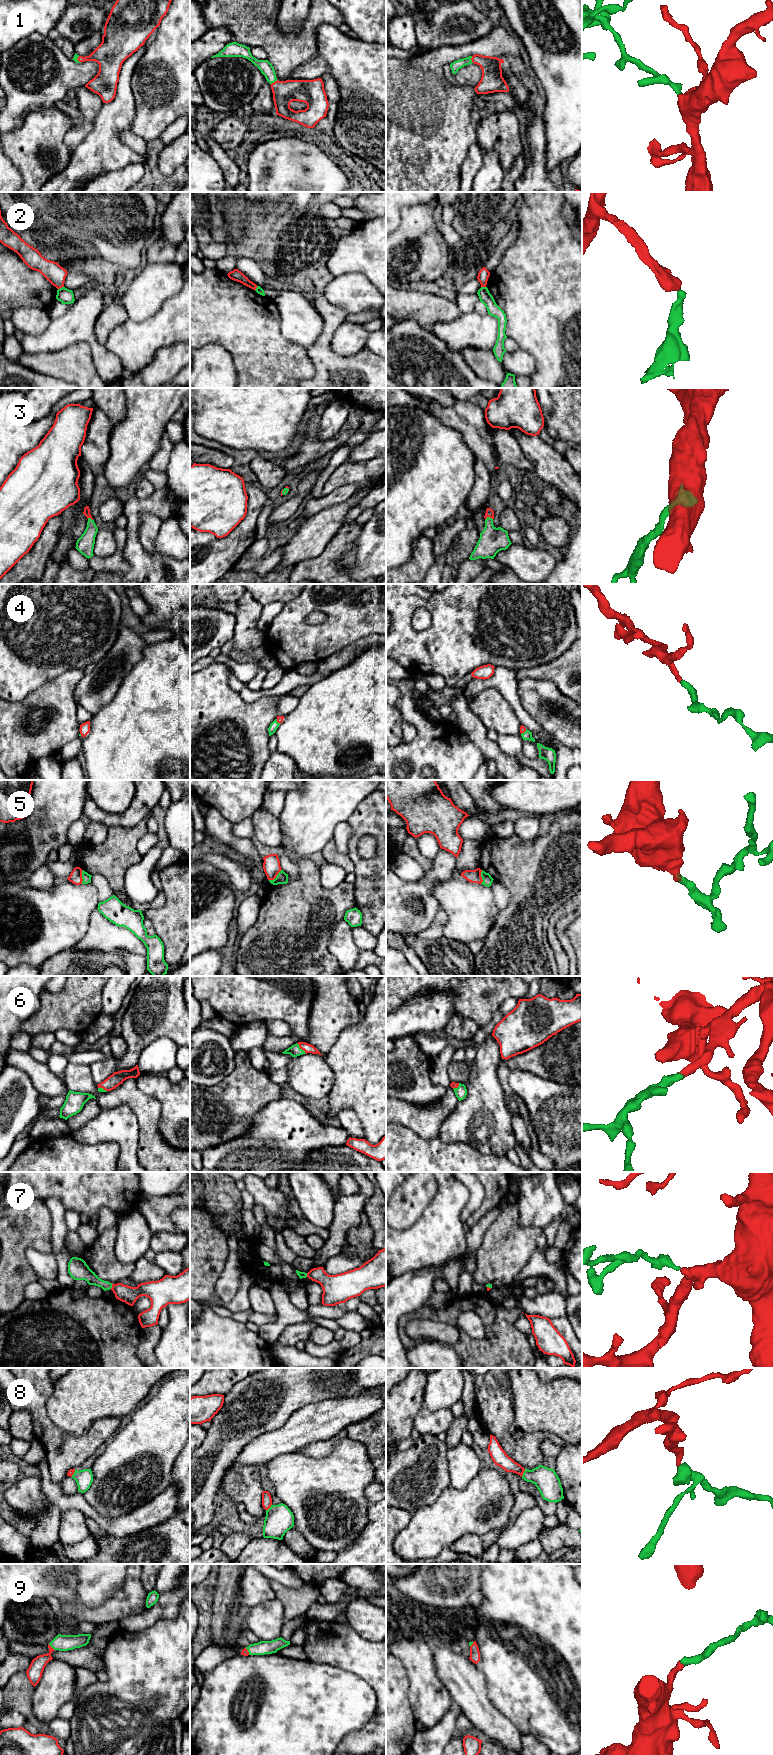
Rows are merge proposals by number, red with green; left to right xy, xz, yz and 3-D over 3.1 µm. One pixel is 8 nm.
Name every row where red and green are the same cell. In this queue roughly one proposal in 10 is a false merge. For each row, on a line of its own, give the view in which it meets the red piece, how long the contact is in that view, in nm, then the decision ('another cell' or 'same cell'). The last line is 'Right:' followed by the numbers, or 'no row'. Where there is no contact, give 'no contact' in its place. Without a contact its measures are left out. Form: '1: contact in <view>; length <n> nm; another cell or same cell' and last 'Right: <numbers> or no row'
1: contact in yz; length 60 nm; same cell
2: contact in xy; length 50 nm; another cell
3: contact in yz; length 70 nm; same cell
4: contact in yz; length 60 nm; same cell
5: contact in xz; length 140 nm; same cell
6: contact in xz; length 120 nm; same cell
7: contact in xy; length 40 nm; same cell
8: contact in yz; length 70 nm; same cell
9: contact in xy; length 80 nm; same cell
Right: 1, 3, 4, 5, 6, 7, 8, 9

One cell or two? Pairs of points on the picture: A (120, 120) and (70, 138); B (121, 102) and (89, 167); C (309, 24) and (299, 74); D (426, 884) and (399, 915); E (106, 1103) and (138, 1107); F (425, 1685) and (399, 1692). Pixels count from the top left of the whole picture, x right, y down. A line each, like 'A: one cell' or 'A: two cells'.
A: two cells
B: one cell
C: two cells
D: one cell
E: one cell
F: two cells

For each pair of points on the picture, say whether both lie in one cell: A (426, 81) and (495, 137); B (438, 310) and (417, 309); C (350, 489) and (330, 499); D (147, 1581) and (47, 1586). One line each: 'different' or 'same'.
A: different
B: same
C: same
D: different

